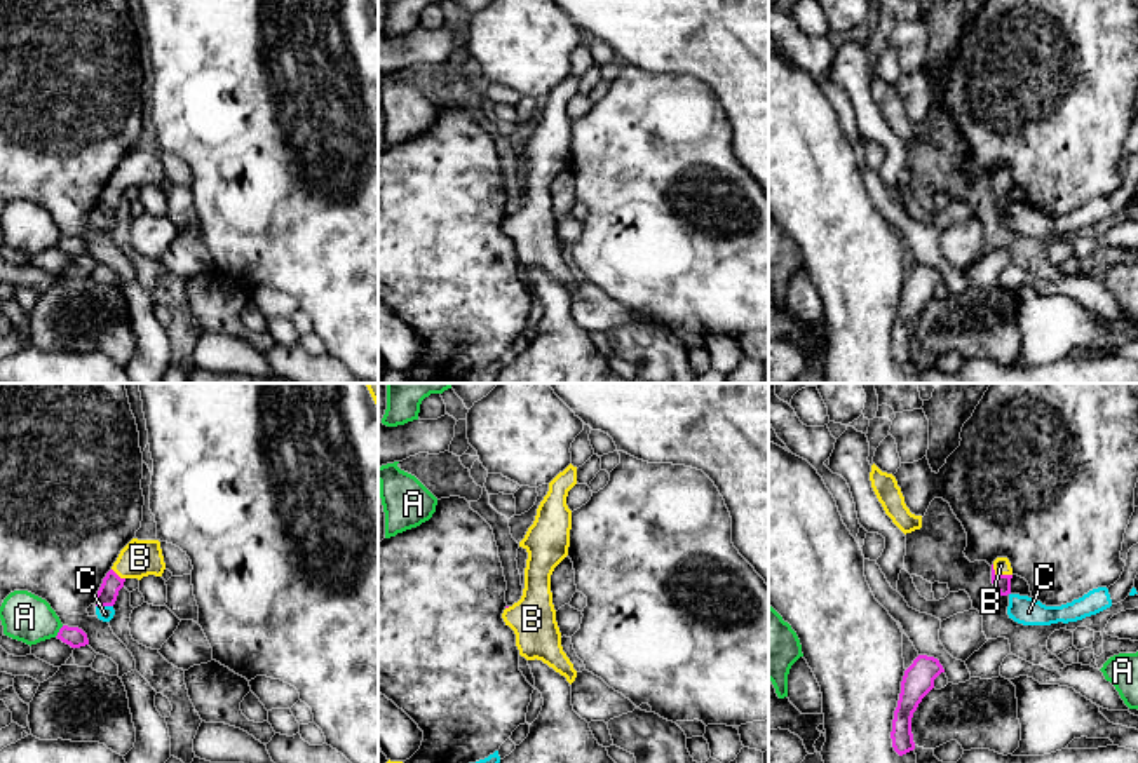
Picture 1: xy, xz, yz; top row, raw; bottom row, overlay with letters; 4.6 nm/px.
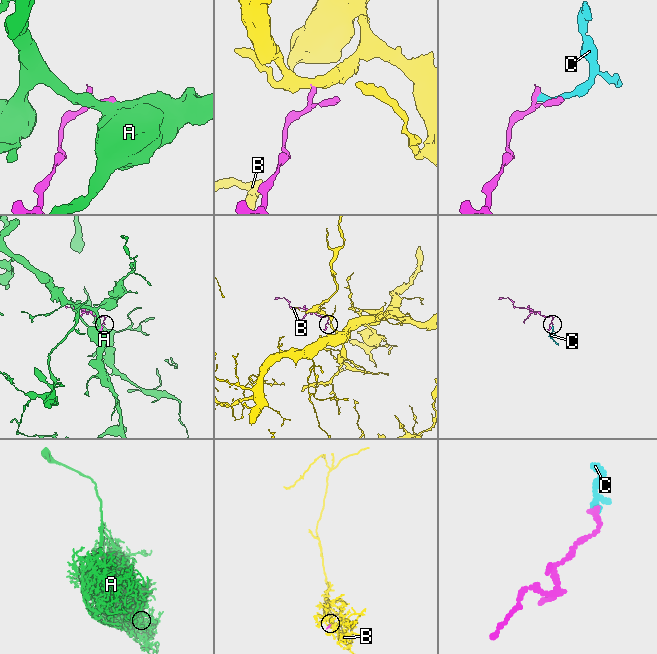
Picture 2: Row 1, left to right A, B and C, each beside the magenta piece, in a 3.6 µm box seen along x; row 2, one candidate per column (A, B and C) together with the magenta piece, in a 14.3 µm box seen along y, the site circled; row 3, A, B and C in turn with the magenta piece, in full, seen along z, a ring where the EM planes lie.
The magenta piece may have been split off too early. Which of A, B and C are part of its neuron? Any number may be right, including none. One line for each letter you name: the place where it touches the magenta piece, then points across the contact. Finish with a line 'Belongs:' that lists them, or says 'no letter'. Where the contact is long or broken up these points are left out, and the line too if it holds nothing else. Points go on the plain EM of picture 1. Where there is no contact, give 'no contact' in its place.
B: contact yz (1001, 185); way yz (1002, 192), (1001, 185), (1001, 175)
Belongs: B

